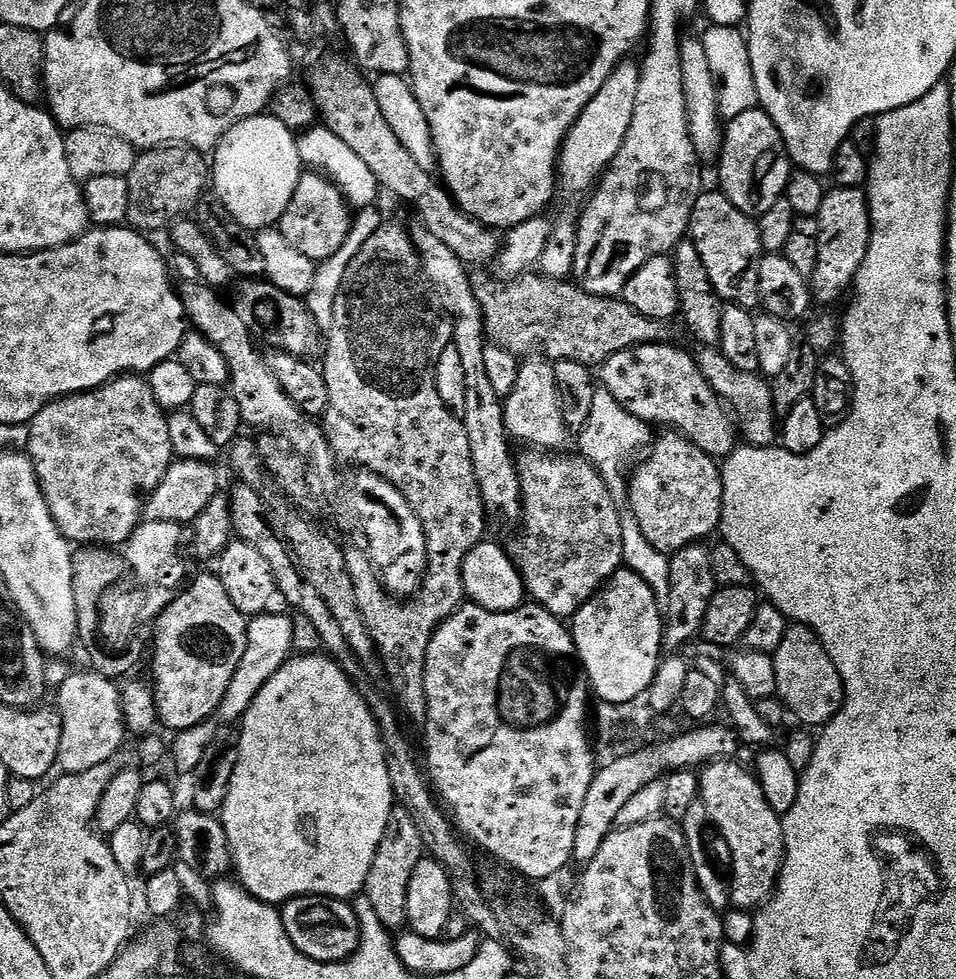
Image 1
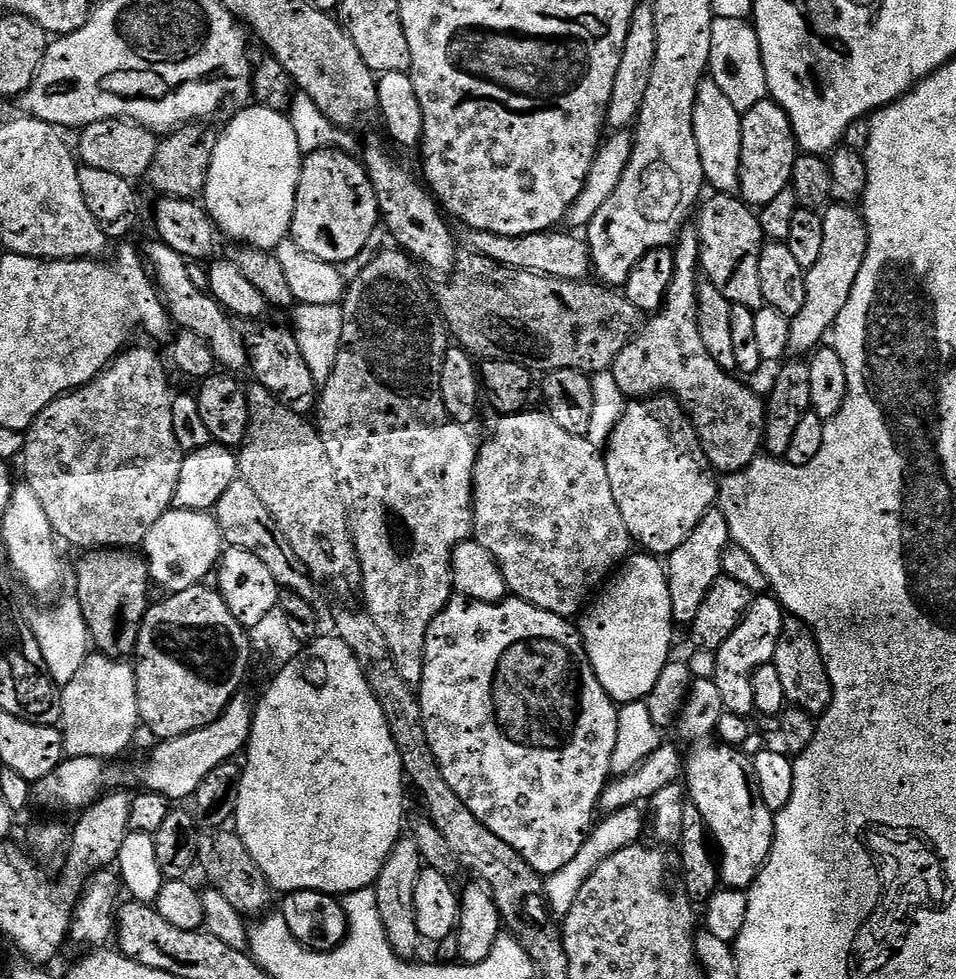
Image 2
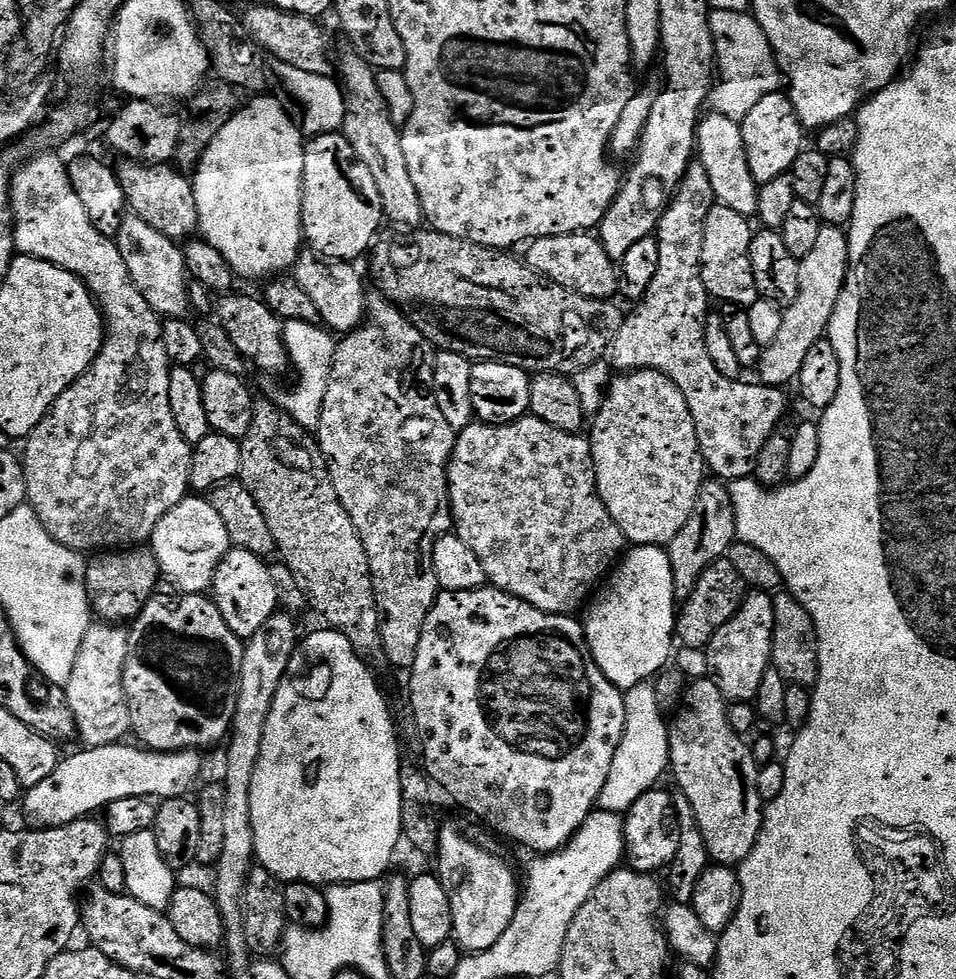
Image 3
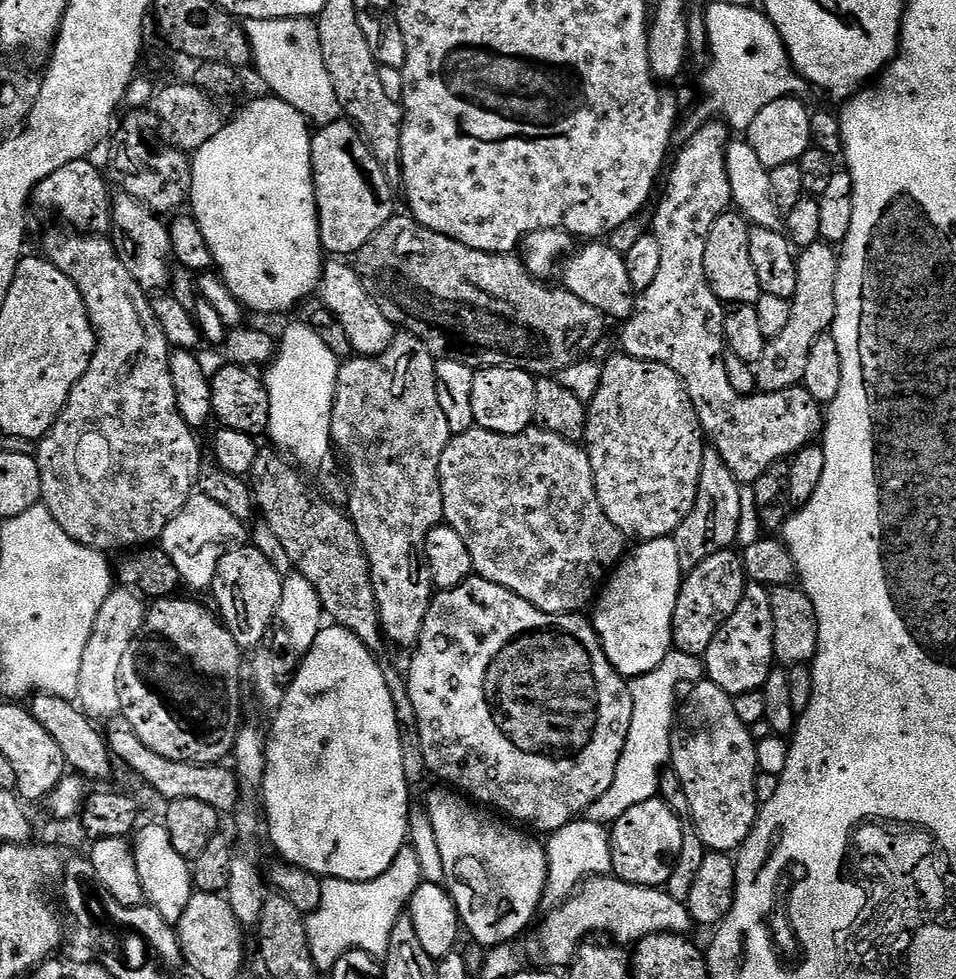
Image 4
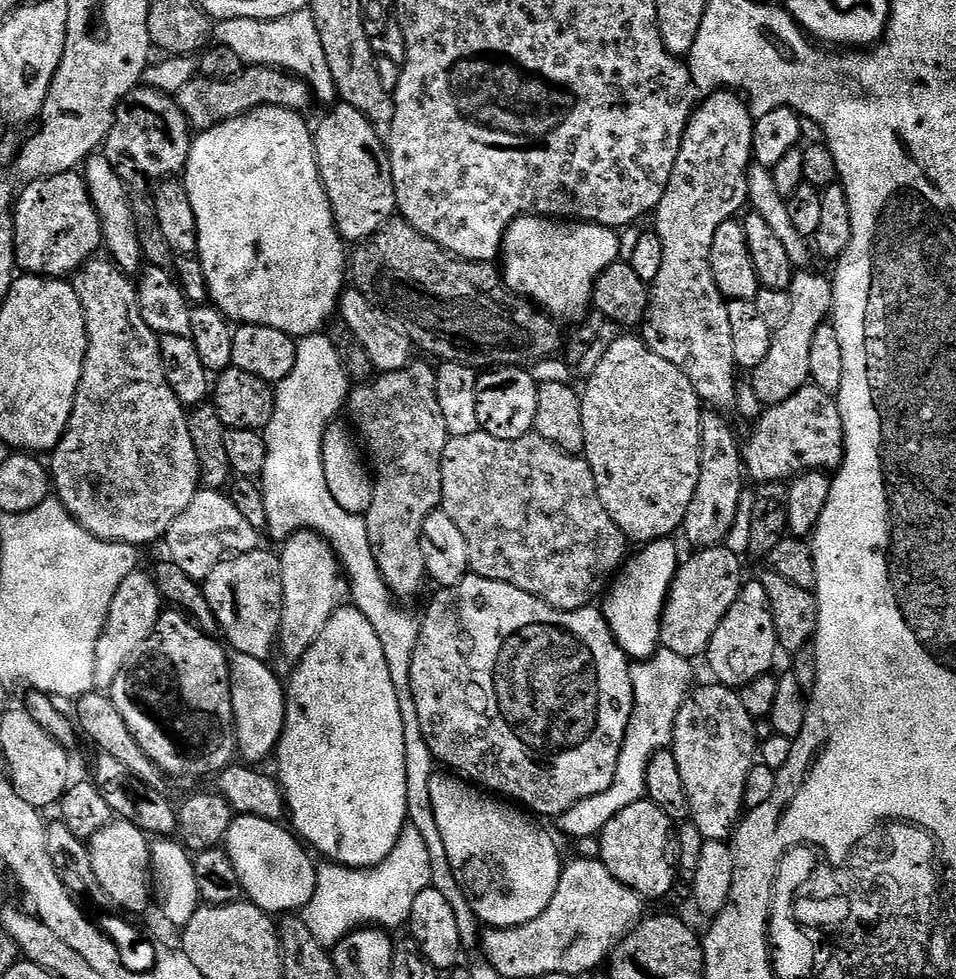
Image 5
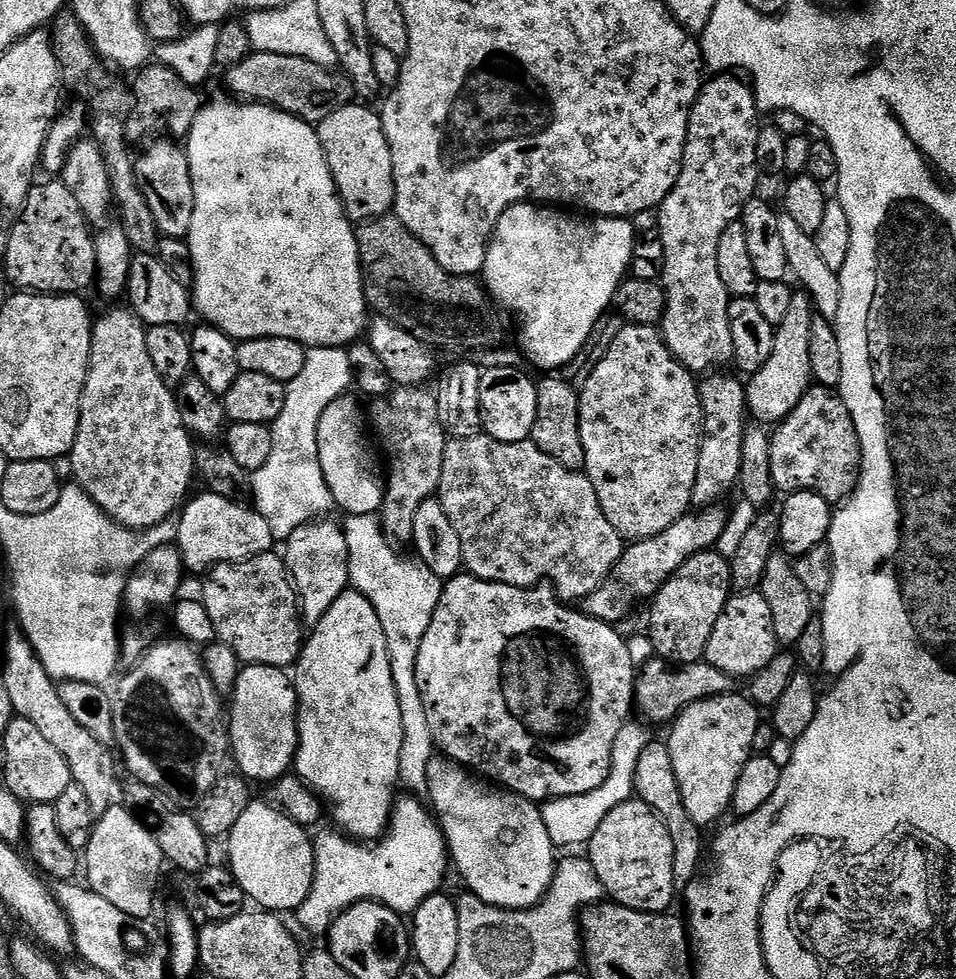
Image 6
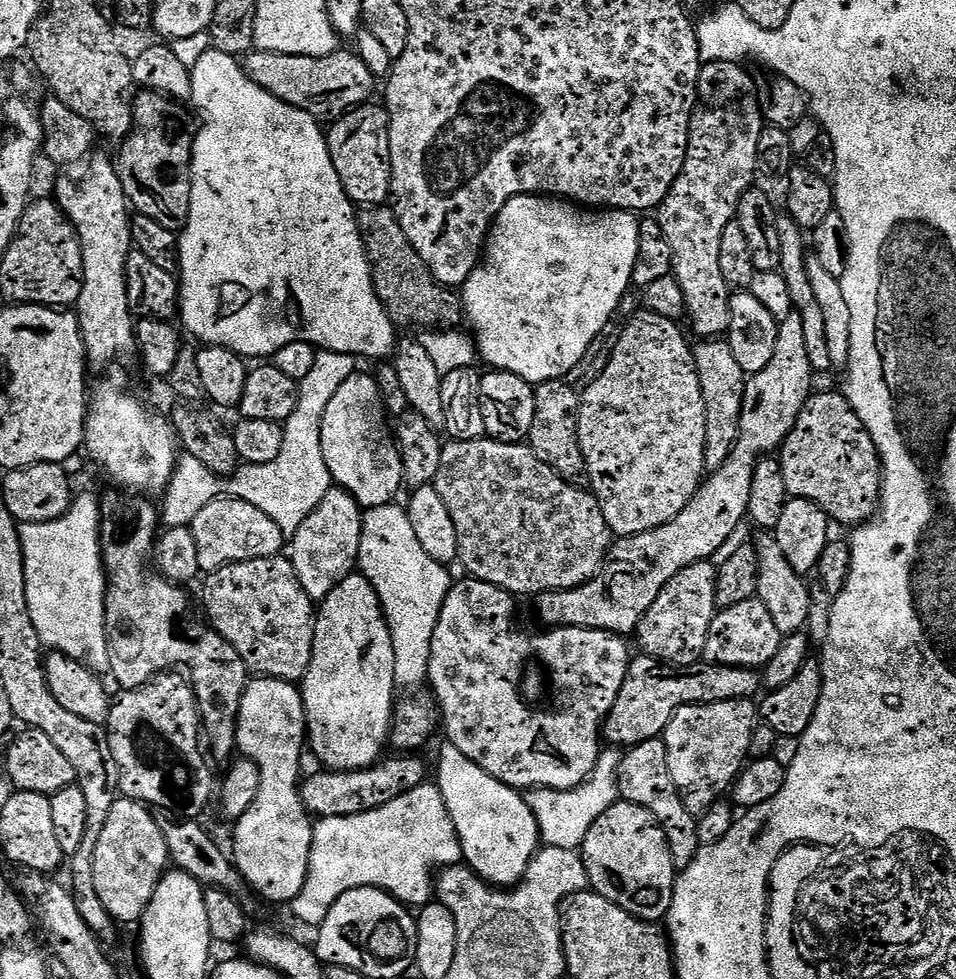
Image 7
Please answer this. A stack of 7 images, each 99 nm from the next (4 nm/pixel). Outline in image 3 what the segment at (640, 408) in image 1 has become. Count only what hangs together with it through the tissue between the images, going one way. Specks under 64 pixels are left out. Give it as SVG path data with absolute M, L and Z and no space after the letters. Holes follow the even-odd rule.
M699 164L688 165L688 172L680 184L676 195L668 203L662 214L660 227L654 235L658 242L658 274L650 284L650 290L643 300L625 319L618 338L612 344L610 363L617 373L634 372L642 368L652 368L669 376L682 390L686 402L690 406L690 414L694 418L694 426L698 430L700 453L704 456L707 471L713 477L724 482L749 479L756 471L758 454L762 454L762 446L771 436L777 435L780 423L788 412L788 396L784 388L772 388L763 382L744 384L743 379L731 380L726 374L718 374L718 366L714 366L714 358L706 351L706 322L710 315L710 297L702 282L700 263L702 262L702 234L706 230L706 214L718 203L714 194L714 186L710 186L710 174Z

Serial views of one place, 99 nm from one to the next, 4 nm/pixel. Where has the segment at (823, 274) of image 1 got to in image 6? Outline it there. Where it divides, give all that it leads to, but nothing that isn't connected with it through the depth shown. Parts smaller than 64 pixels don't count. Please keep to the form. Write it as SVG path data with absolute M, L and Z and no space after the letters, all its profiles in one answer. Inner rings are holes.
M803 290L793 291L790 310L781 324L775 325L774 350L762 370L751 373L747 381L748 410L753 421L764 426L775 426L785 420L802 402L802 398L813 387L810 370L810 326L814 319L812 298Z

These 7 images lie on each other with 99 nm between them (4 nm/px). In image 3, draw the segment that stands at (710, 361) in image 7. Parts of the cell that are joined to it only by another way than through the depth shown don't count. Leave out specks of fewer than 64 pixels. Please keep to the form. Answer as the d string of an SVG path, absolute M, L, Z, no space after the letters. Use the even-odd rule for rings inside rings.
M716 478L705 479L700 487L698 502L694 502L694 514L690 514L690 522L686 522L678 538L674 538L666 546L677 597L687 598L691 595L704 571L715 560L725 559L728 549L737 543L737 540L734 502L728 493L728 484Z

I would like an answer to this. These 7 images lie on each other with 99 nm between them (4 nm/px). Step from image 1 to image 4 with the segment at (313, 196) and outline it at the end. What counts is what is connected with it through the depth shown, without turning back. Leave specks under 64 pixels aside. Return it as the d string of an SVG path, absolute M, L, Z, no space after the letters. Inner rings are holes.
M347 118L335 120L315 129L312 138L312 181L318 206L318 230L325 253L336 258L352 258L397 211L396 196L392 193L393 181L384 172L384 165L374 158L370 146L360 136L352 121Z

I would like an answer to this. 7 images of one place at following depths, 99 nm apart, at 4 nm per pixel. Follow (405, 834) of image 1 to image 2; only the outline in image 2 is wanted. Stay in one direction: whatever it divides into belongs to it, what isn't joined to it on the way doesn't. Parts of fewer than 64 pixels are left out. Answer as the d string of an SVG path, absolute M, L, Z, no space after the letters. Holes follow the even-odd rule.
M401 838L396 841L394 847L390 850L390 854L386 858L386 862L382 866L382 870L378 874L374 885L374 891L378 900L378 914L382 918L382 926L386 926L386 938L392 947L392 953L402 957L409 962L415 961L416 956L420 952L420 944L422 945L422 937L418 930L418 922L414 914L414 886L418 886L418 878L420 877L420 869L422 861L418 846L412 838Z

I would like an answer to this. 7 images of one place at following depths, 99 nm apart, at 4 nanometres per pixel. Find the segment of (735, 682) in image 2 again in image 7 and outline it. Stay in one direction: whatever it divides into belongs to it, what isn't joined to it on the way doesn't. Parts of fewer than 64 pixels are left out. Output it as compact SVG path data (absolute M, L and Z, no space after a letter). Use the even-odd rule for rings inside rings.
M760 599L738 602L738 606L719 609L710 622L704 660L709 664L760 670L770 662L770 658L774 658L774 654L778 654L781 639L778 626L774 626L774 618L770 618L770 610L766 610Z

